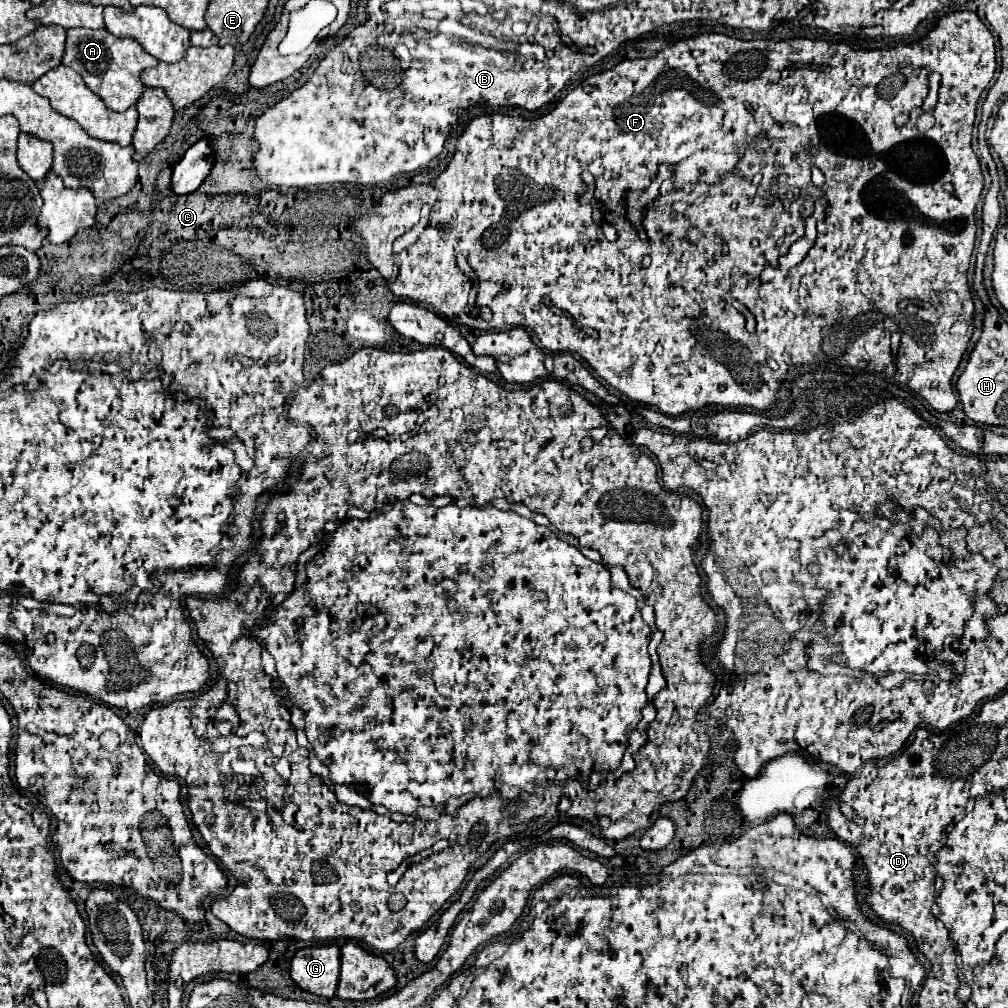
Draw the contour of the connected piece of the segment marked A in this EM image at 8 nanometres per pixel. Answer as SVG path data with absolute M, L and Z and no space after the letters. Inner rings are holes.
M76 28L76 30L68 30L66 54L62 64L76 70L82 76L82 80L88 84L88 88L96 92L110 110L124 112L130 106L134 106L142 96L142 82L140 82L142 70L152 68L158 62L160 62L158 58L148 54L132 38L118 38L108 30Z

